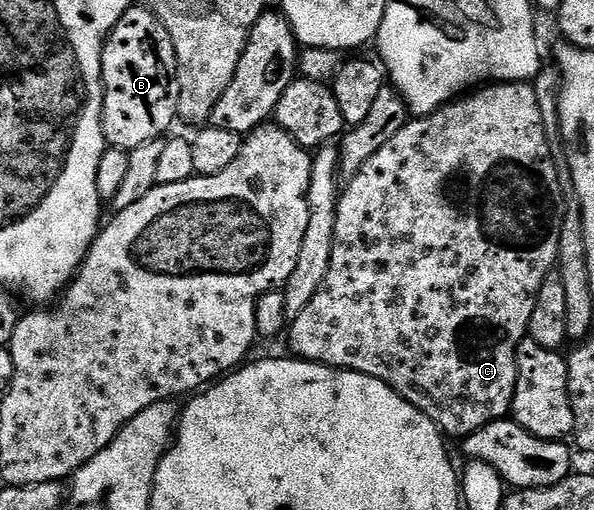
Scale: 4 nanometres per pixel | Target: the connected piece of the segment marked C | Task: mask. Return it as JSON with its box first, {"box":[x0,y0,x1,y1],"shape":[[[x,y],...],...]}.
{"box":[286,82,565,437],"shape":[[[531,82],[497,83],[485,86],[475,93],[468,93],[463,97],[453,99],[452,102],[439,107],[434,113],[413,118],[405,127],[398,129],[397,135],[391,141],[386,141],[386,145],[382,145],[382,149],[378,149],[378,153],[374,153],[374,157],[370,157],[370,161],[366,161],[366,165],[362,165],[360,172],[351,176],[343,188],[340,204],[336,207],[334,257],[330,257],[330,270],[326,272],[326,281],[322,281],[322,289],[316,294],[314,301],[310,301],[306,305],[306,309],[302,309],[302,313],[298,313],[298,317],[291,320],[286,331],[288,347],[292,350],[289,352],[297,359],[306,360],[307,363],[321,363],[327,367],[338,367],[341,371],[357,371],[390,385],[403,399],[410,401],[410,405],[414,405],[419,411],[426,413],[426,417],[433,419],[440,427],[441,432],[448,437],[451,435],[463,437],[482,429],[482,425],[490,425],[490,421],[509,418],[514,401],[514,389],[516,388],[516,350],[528,334],[530,313],[534,313],[534,301],[538,297],[538,289],[542,289],[542,285],[548,280],[549,275],[553,274],[558,257],[558,233],[562,233],[565,204],[562,199],[560,203],[560,194],[562,194],[561,168],[556,167],[555,161],[552,160],[552,151],[554,151],[554,147],[548,141],[548,134],[542,121],[542,109],[538,109],[538,97],[534,93]]]}

